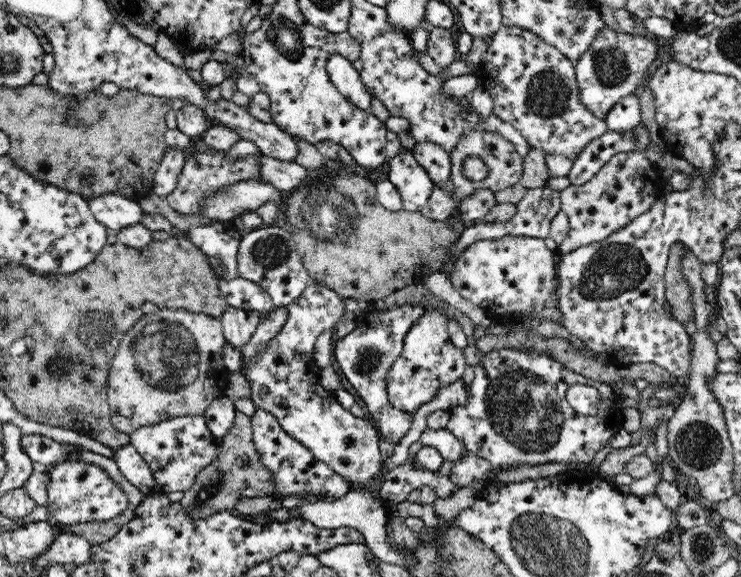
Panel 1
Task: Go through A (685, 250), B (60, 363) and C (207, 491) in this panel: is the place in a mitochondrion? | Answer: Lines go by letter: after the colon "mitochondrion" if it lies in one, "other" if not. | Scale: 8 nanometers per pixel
A: other
B: mitochondrion
C: mitochondrion

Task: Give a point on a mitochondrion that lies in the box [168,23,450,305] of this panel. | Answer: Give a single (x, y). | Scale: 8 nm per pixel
(327, 211)

